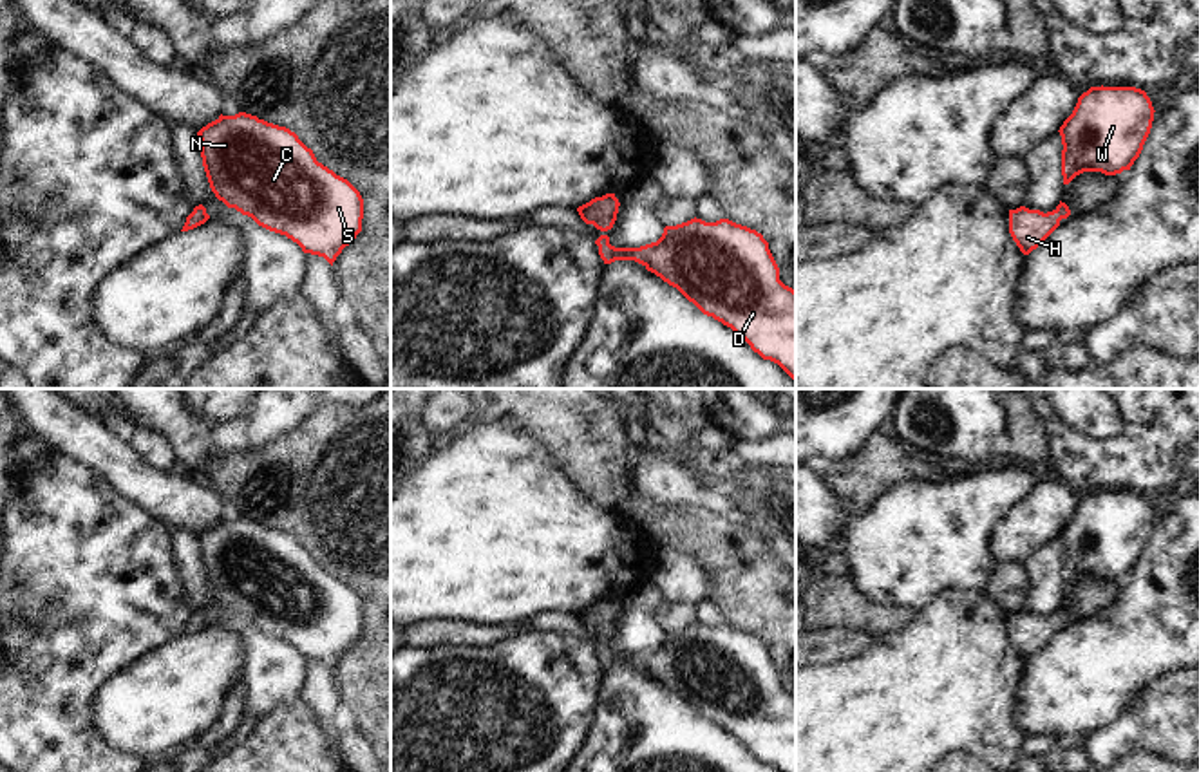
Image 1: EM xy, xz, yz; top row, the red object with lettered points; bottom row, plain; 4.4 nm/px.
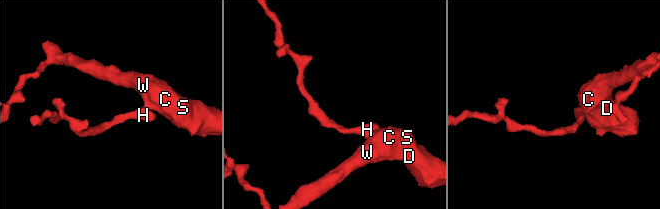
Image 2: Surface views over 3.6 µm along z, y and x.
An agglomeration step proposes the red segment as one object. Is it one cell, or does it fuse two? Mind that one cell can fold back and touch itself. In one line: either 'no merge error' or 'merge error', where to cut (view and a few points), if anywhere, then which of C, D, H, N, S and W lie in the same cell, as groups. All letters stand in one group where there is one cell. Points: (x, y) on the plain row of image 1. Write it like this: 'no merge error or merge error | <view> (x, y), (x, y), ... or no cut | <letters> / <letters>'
no merge error | no cut | C D H N S W

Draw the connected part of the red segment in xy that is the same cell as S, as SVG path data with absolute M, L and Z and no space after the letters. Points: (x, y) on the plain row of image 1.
M239 517L219 521L197 537L203 571L212 597L228 613L259 631L286 640L304 658L324 662L331 671L362 636L363 604L344 582L316 566L295 537Z

